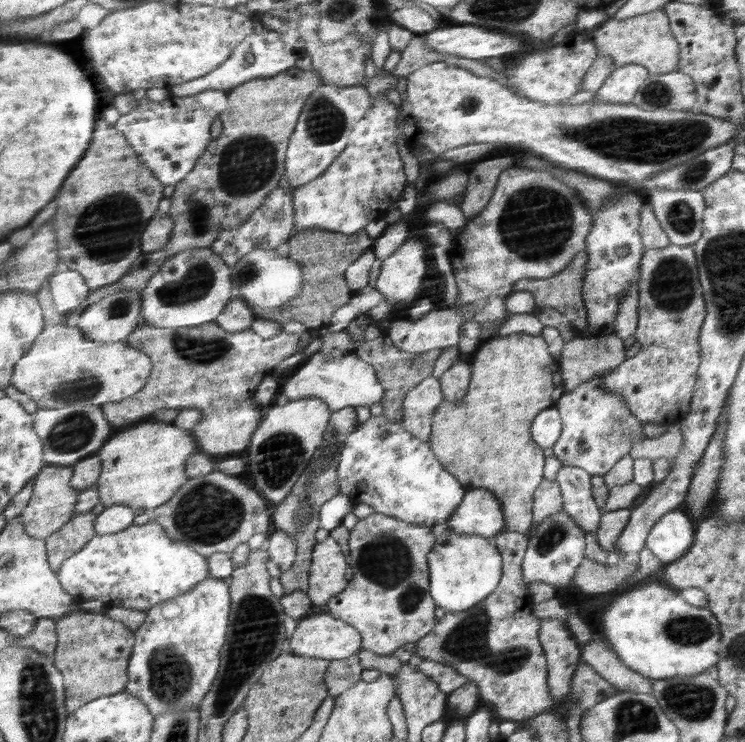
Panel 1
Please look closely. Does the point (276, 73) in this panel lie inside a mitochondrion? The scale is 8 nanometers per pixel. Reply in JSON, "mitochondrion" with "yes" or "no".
{"mitochondrion":"no"}

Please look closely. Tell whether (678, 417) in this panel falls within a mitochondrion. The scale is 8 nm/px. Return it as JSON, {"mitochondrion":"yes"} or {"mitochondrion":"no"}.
{"mitochondrion":"no"}

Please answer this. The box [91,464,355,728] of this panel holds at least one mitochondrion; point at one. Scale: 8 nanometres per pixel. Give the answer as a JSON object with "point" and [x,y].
{"point":[256,628]}

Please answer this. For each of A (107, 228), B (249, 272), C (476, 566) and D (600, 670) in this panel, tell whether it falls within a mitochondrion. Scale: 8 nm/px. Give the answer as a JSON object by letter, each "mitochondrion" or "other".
{"A":"mitochondrion","B":"mitochondrion","C":"other","D":"other"}

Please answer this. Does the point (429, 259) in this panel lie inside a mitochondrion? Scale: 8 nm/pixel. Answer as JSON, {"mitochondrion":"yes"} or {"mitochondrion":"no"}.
{"mitochondrion":"no"}

